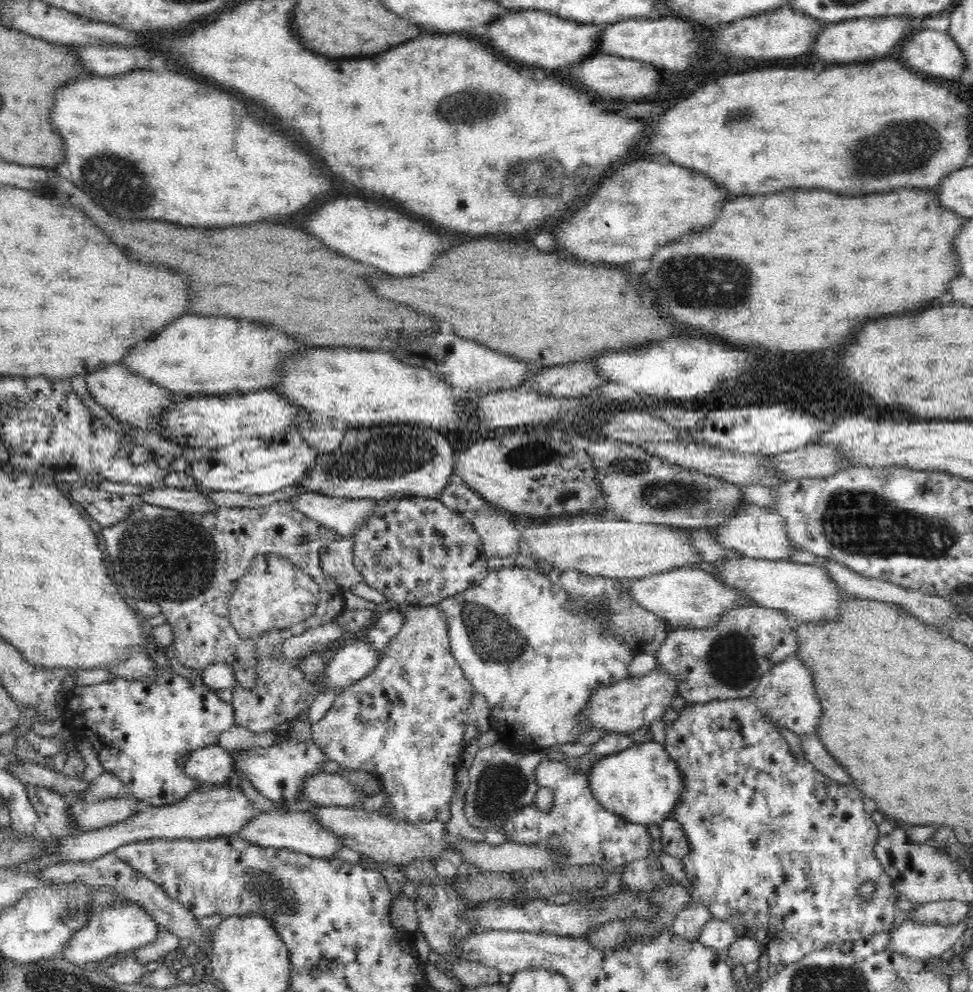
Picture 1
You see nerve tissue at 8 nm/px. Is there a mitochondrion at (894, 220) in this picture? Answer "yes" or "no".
no

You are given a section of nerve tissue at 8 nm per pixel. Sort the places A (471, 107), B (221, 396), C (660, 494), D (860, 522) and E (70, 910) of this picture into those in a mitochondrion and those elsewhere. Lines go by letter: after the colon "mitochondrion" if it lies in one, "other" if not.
A: mitochondrion
B: other
C: mitochondrion
D: mitochondrion
E: mitochondrion

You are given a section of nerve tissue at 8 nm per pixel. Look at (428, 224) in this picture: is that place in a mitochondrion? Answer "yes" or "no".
no

